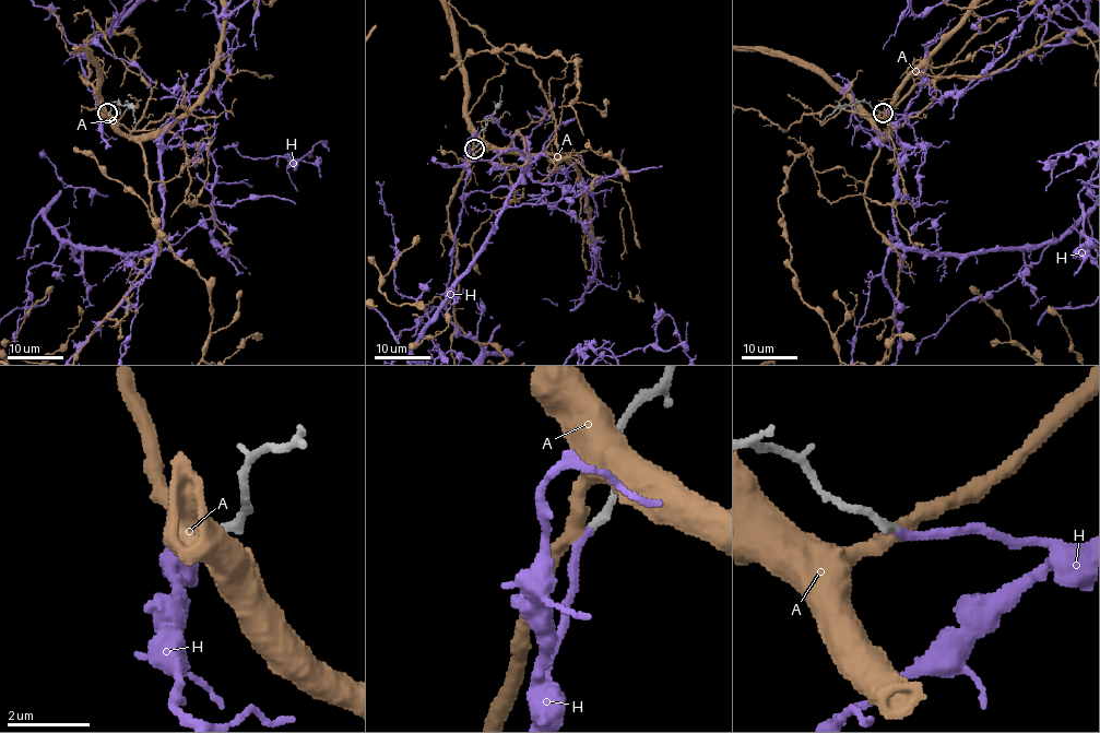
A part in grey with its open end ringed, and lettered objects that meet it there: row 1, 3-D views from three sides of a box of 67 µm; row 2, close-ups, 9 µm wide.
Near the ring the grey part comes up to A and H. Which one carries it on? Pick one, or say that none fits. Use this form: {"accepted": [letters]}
{"accepted": ["H"]}

